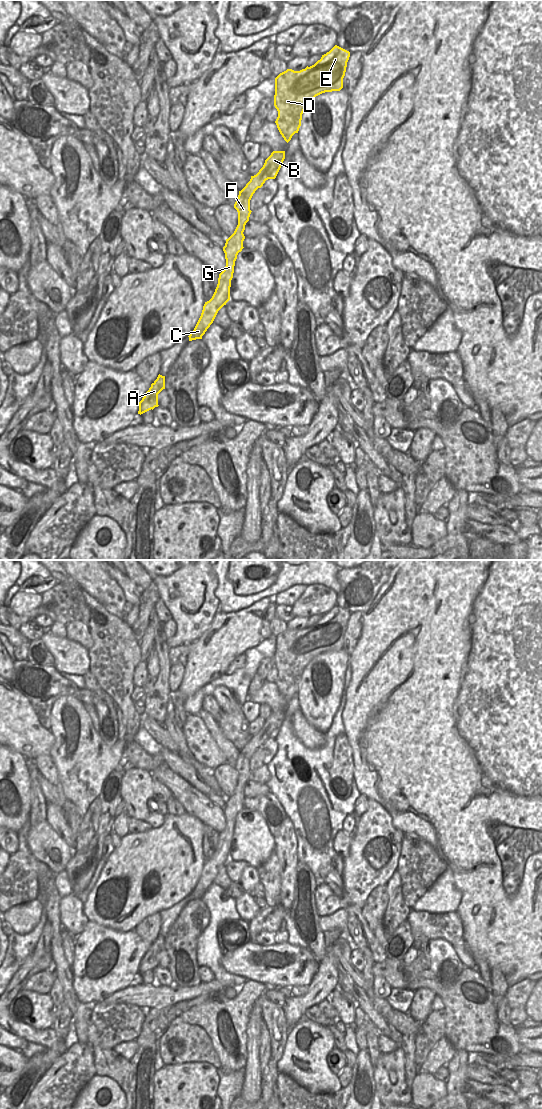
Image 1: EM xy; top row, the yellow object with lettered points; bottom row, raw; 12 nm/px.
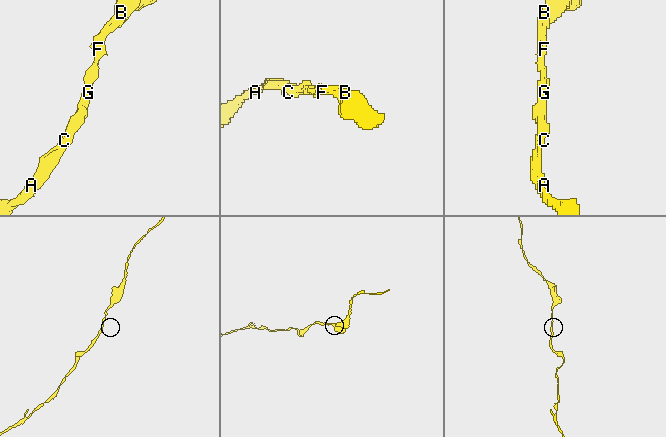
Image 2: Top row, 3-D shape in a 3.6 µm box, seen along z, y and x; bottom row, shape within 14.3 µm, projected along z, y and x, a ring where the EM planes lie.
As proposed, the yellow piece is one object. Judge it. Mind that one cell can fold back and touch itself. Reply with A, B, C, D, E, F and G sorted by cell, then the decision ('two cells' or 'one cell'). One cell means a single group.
A B C D E F G | one cell

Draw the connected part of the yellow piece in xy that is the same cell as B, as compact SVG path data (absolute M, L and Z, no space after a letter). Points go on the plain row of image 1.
M273 711L265 720L259 732L251 736L250 741L239 751L238 758L234 764L234 768L238 772L238 785L234 793L226 799L225 806L223 807L226 826L219 834L218 844L212 858L205 862L201 876L194 890L188 896L189 901L202 899L202 896L213 883L218 871L230 860L230 847L235 821L238 813L244 808L243 801L245 796L243 792L252 772L250 770L250 760L255 751L261 748L266 740L276 738L284 719L285 711Z

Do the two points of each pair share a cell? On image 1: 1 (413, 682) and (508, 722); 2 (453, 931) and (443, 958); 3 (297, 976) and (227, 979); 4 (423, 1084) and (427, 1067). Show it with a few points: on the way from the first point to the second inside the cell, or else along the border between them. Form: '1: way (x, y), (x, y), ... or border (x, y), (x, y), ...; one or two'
1: way (437, 682), (463, 682), (484, 703); one
2: border (426, 939), (445, 939), (452, 946); two
3: border (224, 968), (228, 972), (244, 976), (247, 979); two
4: border (419, 1071), (433, 1075); two

